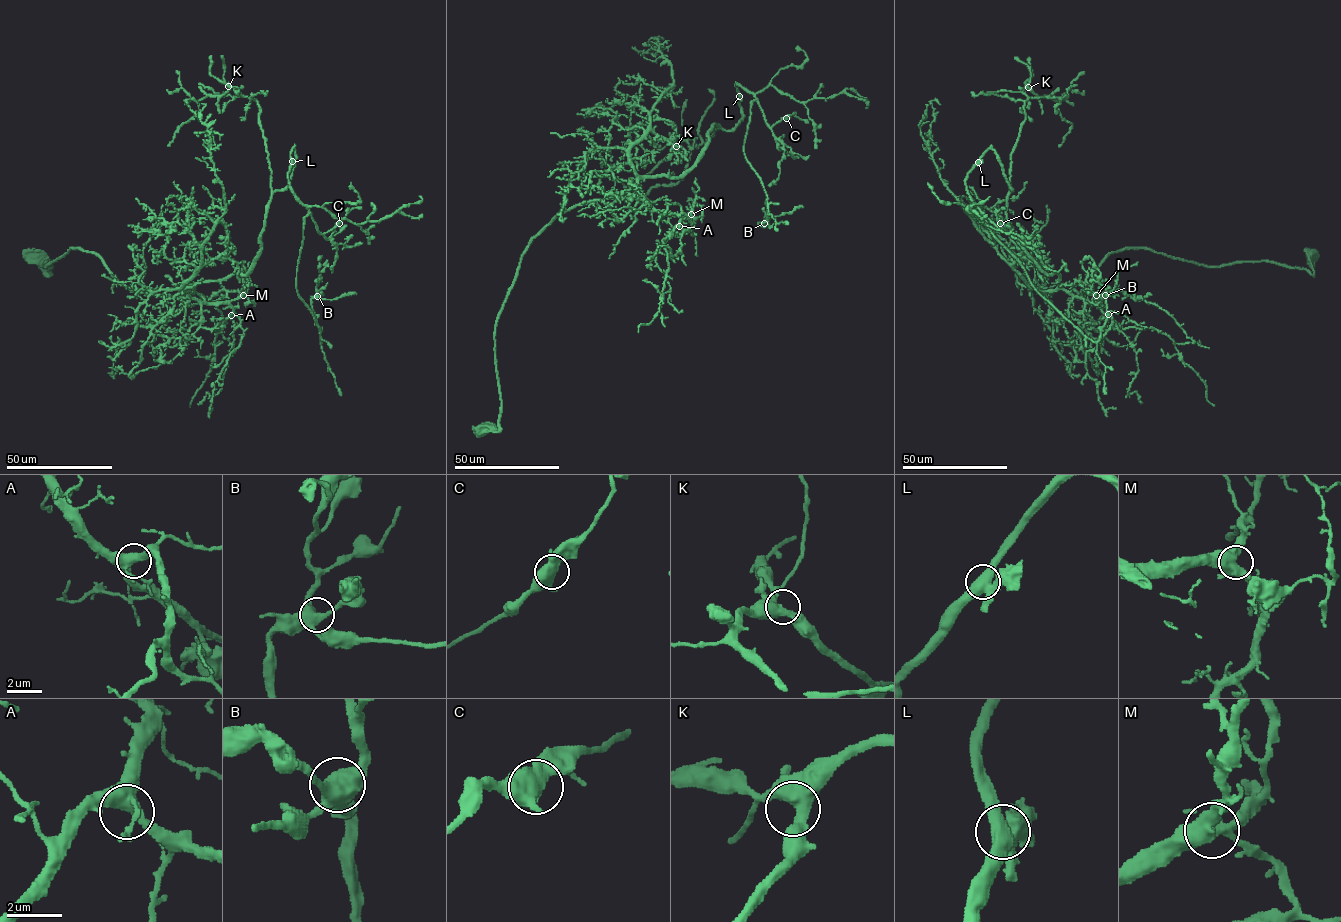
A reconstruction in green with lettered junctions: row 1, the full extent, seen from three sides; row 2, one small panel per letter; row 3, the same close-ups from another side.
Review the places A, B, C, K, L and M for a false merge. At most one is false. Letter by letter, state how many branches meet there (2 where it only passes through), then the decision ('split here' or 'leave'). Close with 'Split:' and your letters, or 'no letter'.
A: 4 branches meet; leave
B: 4 branches meet; leave
C: 4 branches meet; leave
K: 4 branches meet; leave
L: 4 branches meet; leave
M: 4 branches meet; leave
Split: no letter

